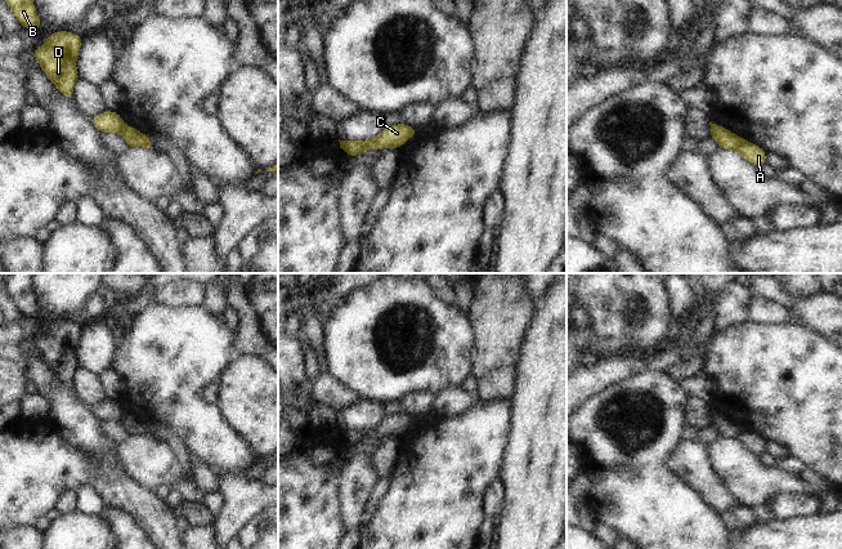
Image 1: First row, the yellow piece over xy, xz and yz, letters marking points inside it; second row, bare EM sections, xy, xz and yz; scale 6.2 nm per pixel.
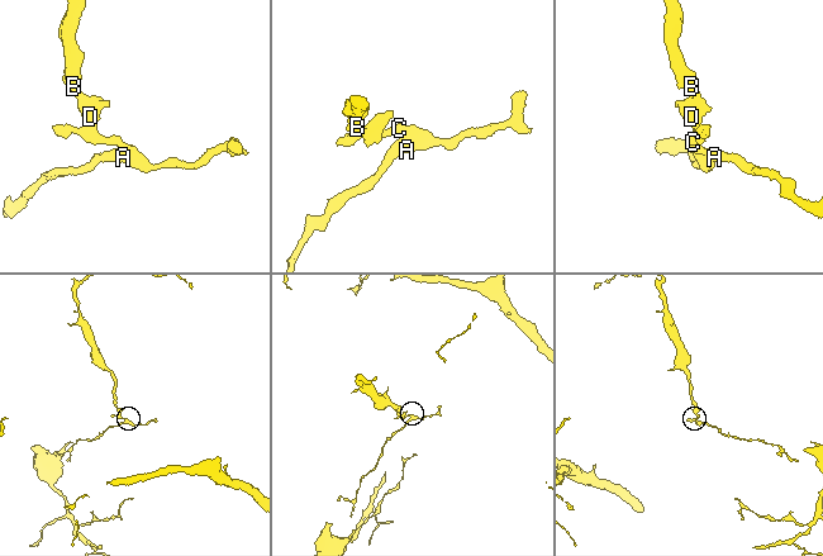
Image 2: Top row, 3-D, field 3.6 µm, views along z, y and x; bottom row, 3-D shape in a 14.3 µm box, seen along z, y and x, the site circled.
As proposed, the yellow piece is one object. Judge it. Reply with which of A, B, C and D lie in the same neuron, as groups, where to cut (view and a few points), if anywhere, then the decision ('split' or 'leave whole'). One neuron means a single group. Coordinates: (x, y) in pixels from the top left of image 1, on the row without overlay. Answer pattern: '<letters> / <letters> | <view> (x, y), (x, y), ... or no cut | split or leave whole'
A / B C D | xy (124, 413), (119, 420) | split

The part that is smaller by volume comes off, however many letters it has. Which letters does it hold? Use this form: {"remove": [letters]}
{"remove": ["A"]}

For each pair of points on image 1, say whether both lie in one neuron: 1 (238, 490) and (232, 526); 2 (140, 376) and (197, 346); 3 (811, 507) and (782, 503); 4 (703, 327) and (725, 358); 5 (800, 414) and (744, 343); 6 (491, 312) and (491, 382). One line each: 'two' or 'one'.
1: one
2: one
3: one
4: two
5: one
6: one

